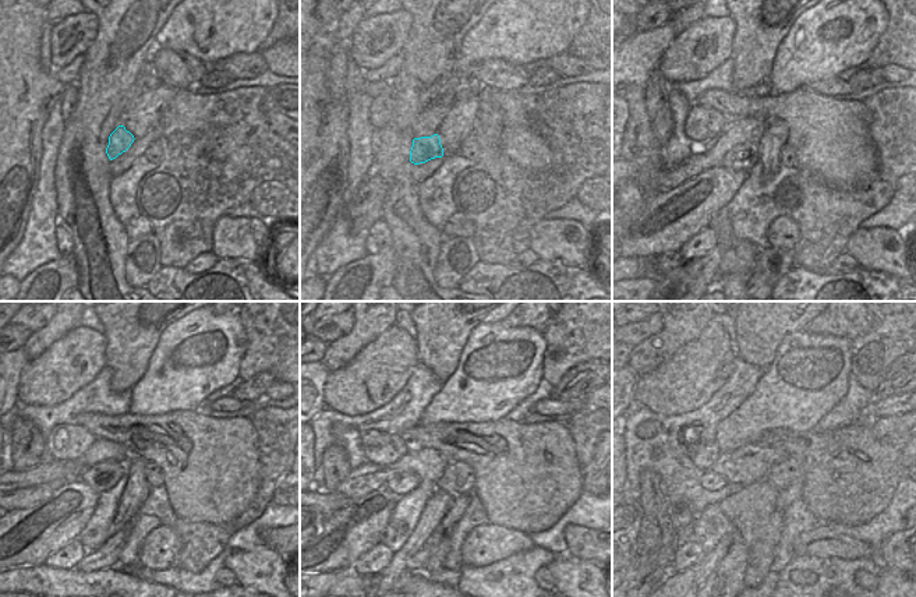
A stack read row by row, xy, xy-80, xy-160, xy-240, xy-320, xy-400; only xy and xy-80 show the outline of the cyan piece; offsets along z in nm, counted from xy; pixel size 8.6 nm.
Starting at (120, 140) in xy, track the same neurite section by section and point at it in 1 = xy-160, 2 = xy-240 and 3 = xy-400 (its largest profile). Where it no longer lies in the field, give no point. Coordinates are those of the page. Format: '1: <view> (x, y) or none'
1: xy-160 (742, 156)
2: xy-240 (101, 477)
3: xy-400 (711, 481)

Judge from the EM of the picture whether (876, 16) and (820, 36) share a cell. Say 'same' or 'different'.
same

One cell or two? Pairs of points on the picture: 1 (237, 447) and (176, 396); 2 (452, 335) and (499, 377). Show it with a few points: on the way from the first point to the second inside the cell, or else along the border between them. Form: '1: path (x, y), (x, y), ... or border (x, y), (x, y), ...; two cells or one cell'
1: border (197, 409), (176, 409), (161, 414); two cells
2: border (488, 322), (473, 329), (452, 375); two cells

